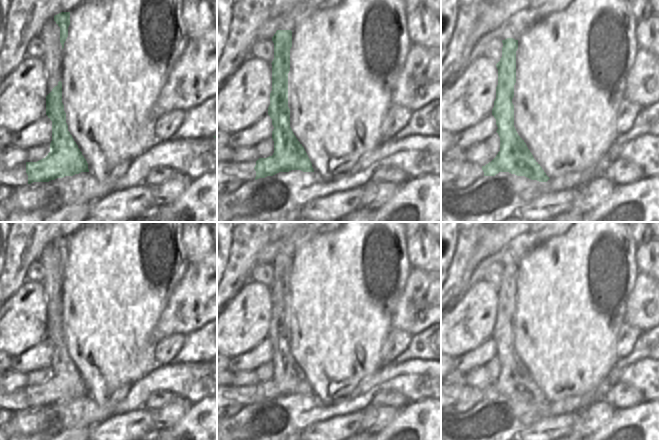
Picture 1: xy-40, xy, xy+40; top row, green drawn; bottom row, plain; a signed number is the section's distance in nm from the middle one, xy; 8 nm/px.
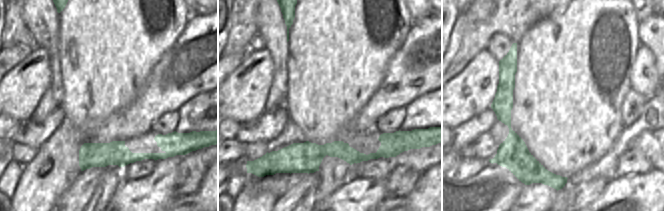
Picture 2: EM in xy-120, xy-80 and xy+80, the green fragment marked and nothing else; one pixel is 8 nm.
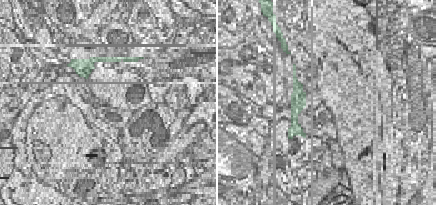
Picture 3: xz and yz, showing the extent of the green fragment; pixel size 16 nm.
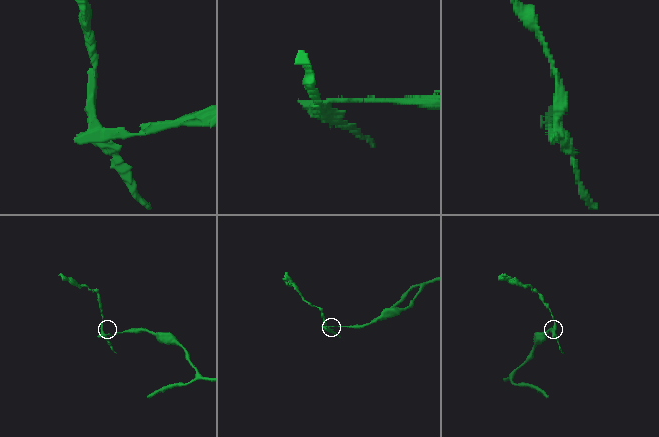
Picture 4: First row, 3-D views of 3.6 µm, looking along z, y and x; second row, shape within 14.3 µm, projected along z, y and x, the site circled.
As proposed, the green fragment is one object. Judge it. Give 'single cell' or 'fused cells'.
fused cells

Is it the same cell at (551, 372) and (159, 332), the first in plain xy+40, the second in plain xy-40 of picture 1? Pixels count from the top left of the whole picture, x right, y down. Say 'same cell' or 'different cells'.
different cells

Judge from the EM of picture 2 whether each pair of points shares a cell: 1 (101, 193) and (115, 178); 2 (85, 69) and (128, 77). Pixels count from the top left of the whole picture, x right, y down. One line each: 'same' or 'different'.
1: same
2: same

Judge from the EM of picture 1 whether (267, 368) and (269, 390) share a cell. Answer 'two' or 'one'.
two

